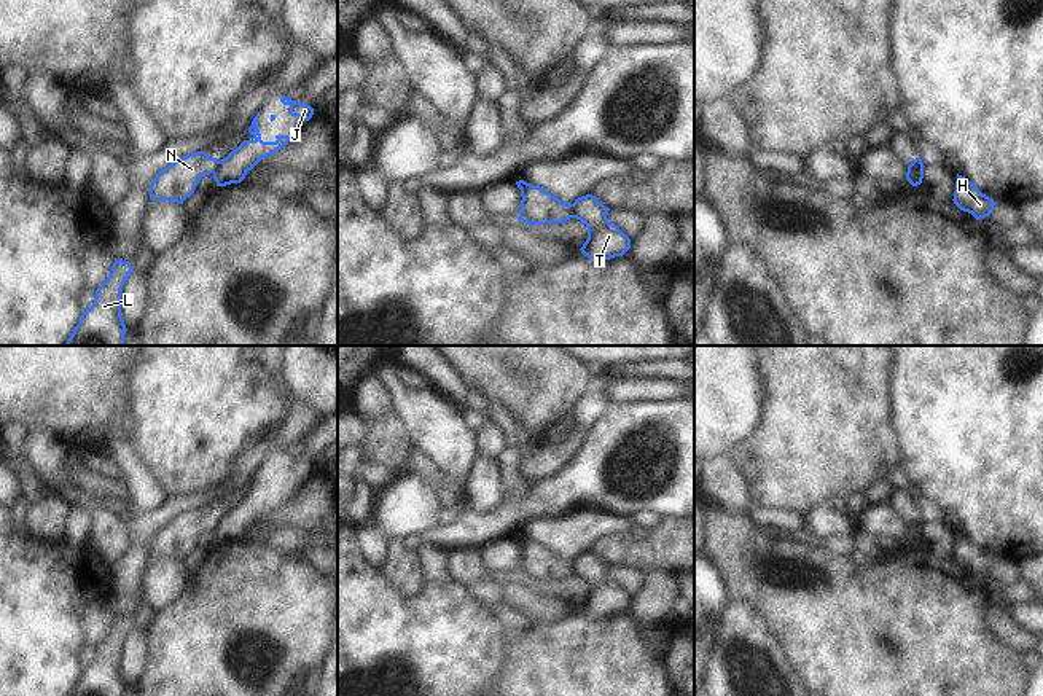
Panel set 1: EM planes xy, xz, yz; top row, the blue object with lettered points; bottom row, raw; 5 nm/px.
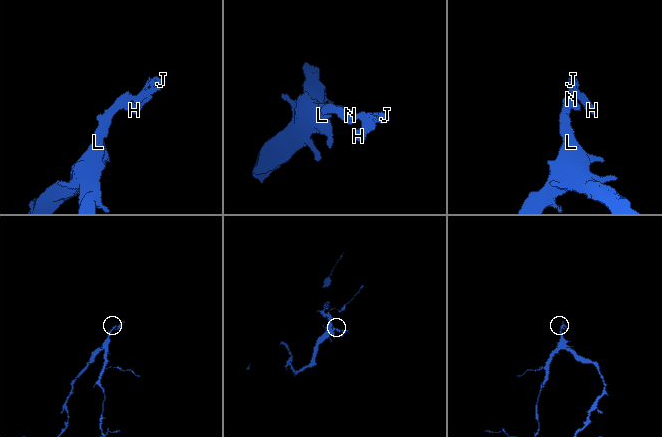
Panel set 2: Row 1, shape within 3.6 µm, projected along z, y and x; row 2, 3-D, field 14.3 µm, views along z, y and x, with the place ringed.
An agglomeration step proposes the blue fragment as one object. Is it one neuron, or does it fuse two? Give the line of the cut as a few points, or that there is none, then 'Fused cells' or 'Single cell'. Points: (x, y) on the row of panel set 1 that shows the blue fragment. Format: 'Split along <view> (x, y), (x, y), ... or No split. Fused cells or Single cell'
Split along xz (570, 204), (574, 217). Fused cells.

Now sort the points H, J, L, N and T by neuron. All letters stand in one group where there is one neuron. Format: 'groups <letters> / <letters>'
groups H J T / L N

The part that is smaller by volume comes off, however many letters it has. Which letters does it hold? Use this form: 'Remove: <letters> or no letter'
Remove: H, J, T

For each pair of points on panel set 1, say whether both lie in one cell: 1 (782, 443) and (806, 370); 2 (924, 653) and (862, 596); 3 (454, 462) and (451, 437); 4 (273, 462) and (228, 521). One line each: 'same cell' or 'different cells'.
1: same cell
2: same cell
3: same cell
4: same cell

